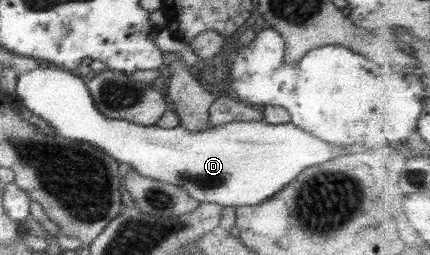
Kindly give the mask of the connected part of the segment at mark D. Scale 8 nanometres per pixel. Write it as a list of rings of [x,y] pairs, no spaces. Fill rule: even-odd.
[[[39,65],[29,72],[23,72],[16,77],[16,96],[21,109],[27,117],[40,117],[47,122],[55,133],[67,139],[85,141],[104,151],[109,157],[119,163],[127,163],[144,178],[151,178],[164,184],[182,187],[198,202],[216,203],[223,207],[257,206],[277,191],[283,185],[291,183],[301,171],[313,165],[321,165],[337,155],[341,155],[341,147],[329,145],[326,141],[295,127],[290,122],[283,124],[269,124],[261,121],[231,121],[225,125],[208,127],[201,131],[188,131],[177,126],[163,129],[155,125],[143,127],[123,120],[113,120],[103,117],[93,107],[93,100],[87,91],[85,83],[59,69],[49,69]]]

